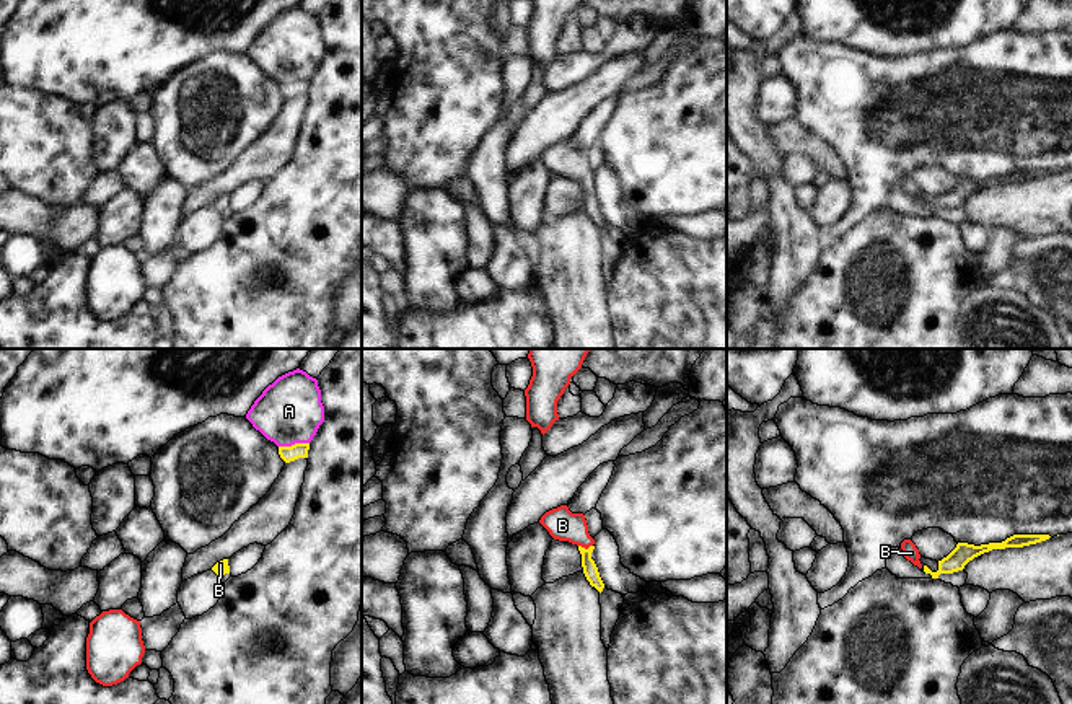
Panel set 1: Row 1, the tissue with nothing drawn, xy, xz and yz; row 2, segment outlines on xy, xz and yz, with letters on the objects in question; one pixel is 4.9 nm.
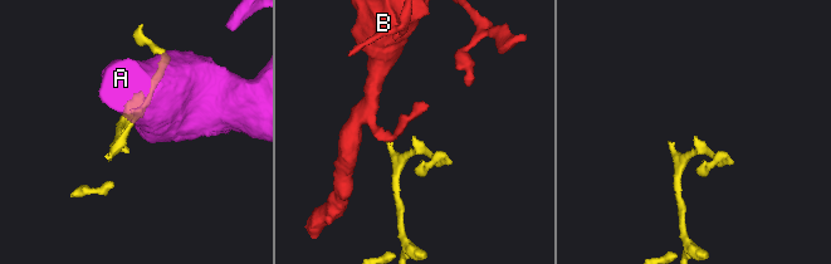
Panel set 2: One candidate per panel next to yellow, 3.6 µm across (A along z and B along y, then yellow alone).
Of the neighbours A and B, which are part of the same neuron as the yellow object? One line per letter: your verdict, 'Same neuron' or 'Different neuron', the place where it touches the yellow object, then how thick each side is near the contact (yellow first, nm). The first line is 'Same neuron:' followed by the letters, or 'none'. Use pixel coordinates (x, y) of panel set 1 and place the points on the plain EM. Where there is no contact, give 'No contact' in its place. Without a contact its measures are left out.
Same neuron: B
A: Different neuron. Touches yellow at xy (295, 79). Thickness 80 nm (yellow) against 320 nm
B: Same neuron. Touches yellow at xz (584, 183). Thickness 70 nm (yellow) against 150 nm

